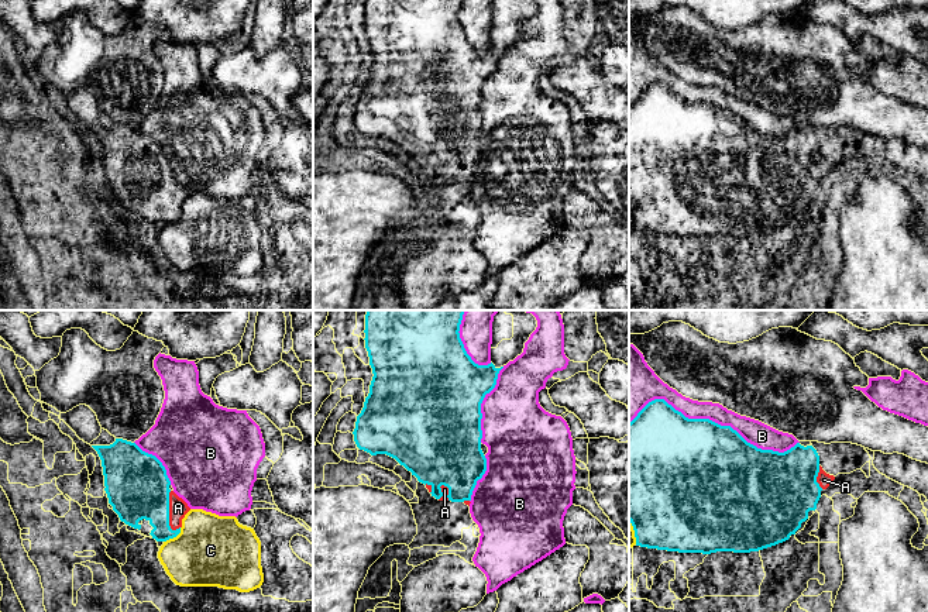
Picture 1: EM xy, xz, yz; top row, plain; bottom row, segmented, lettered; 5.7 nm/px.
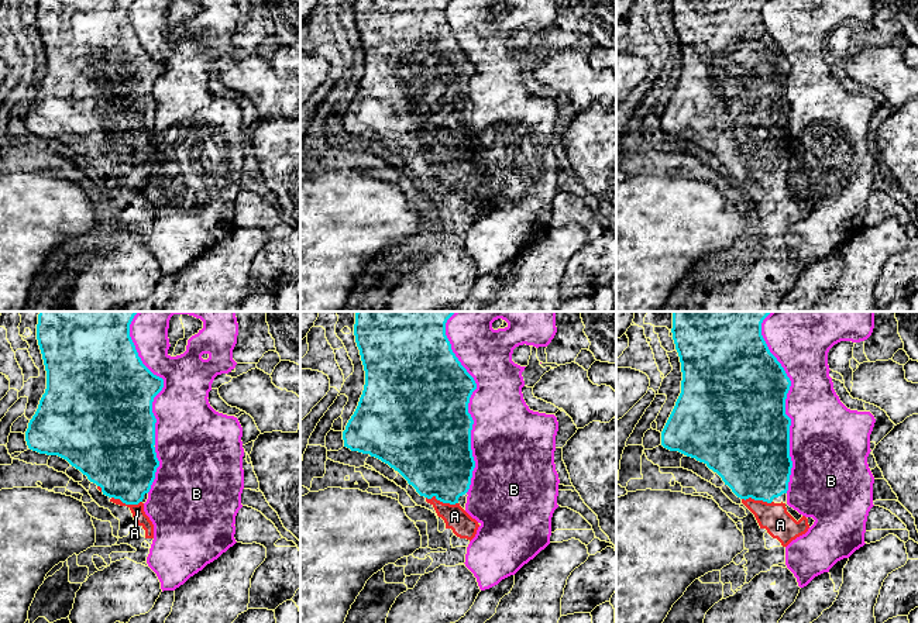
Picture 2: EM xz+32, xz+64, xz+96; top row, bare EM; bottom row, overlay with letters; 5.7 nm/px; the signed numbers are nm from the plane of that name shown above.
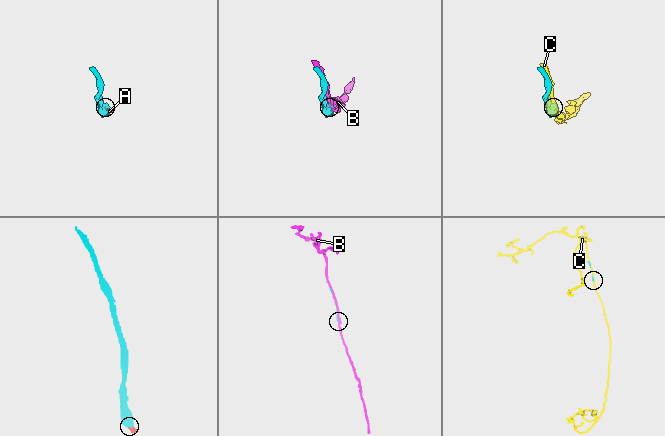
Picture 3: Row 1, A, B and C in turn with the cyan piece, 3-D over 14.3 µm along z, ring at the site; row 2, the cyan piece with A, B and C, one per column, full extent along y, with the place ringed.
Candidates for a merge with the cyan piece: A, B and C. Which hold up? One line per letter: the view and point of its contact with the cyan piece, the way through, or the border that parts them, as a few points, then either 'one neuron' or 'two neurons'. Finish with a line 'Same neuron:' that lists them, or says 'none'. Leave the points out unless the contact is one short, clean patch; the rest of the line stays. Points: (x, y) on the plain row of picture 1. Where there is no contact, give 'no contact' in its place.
A: xy (168, 196) | one neuron
B: yz (714, 106) | two neurons
C: xy (174, 220) | two neurons
Same neuron: A

